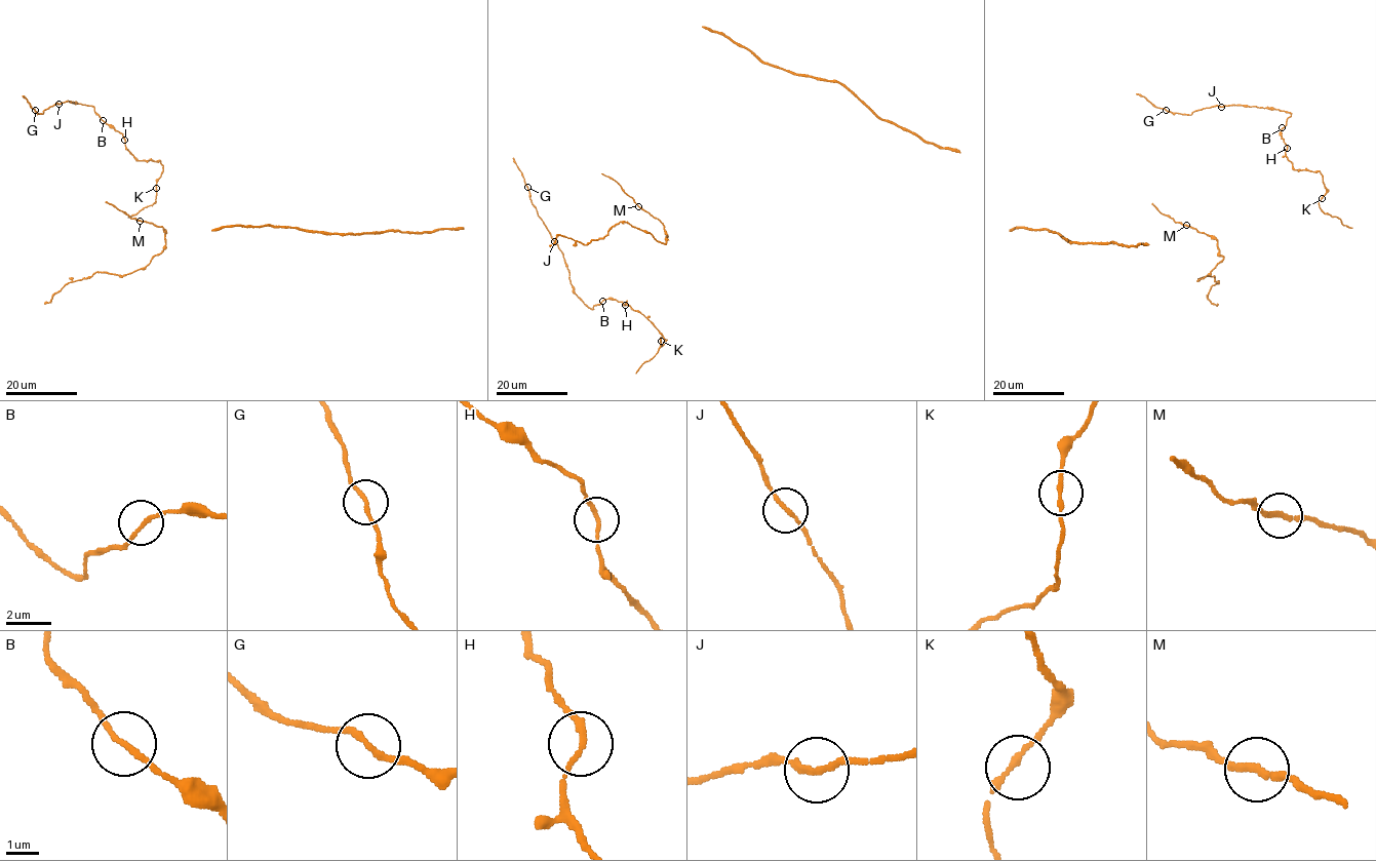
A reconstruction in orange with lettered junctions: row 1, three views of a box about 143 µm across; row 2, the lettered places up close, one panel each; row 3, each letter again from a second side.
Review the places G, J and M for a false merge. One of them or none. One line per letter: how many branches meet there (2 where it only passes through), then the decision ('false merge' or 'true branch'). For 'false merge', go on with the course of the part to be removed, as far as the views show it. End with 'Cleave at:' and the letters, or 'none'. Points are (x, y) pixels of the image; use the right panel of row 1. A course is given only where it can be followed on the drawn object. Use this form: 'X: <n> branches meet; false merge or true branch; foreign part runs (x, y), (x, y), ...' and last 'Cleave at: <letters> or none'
G: 2 branches meet; true branch
J: 2 branches meet; true branch
M: 2 branches meet; true branch
Cleave at: none

